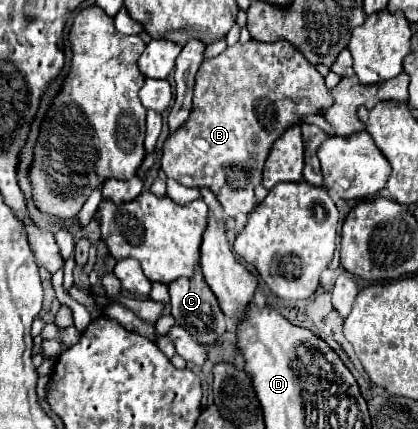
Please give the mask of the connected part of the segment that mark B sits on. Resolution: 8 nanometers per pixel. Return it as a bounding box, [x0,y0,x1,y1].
[161,41,333,217]

